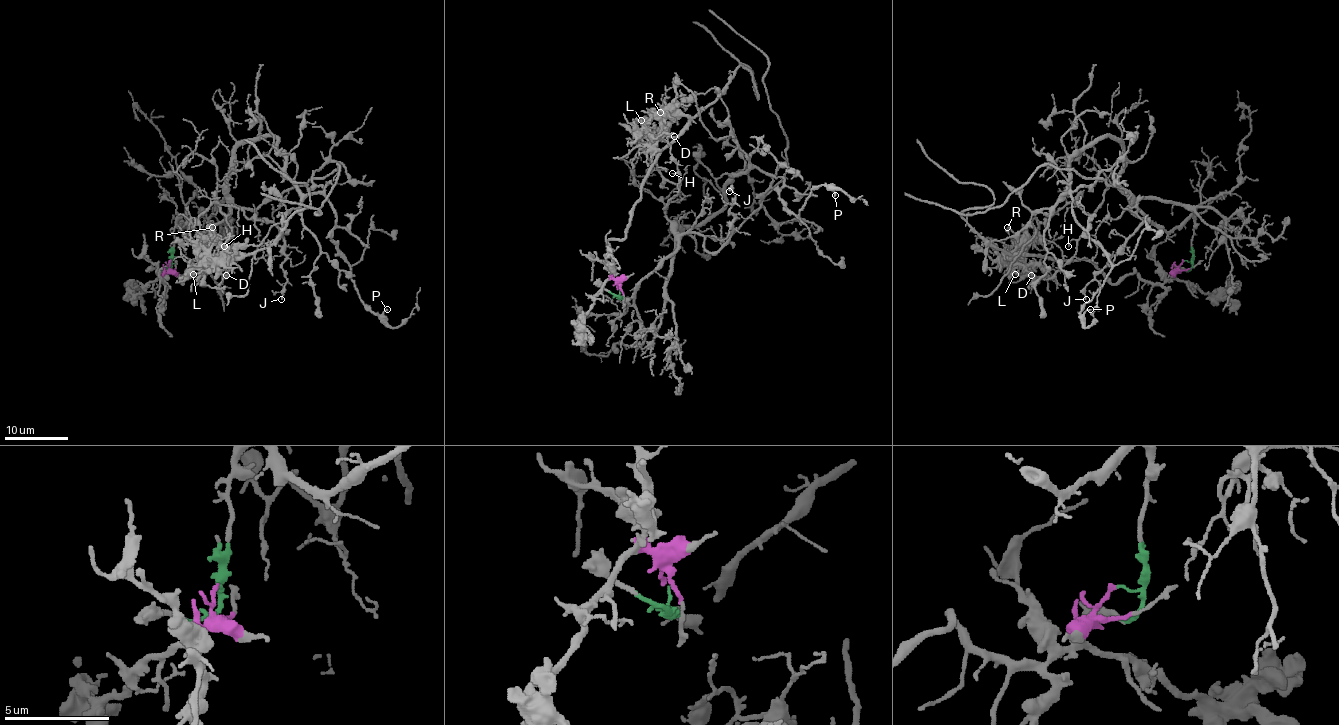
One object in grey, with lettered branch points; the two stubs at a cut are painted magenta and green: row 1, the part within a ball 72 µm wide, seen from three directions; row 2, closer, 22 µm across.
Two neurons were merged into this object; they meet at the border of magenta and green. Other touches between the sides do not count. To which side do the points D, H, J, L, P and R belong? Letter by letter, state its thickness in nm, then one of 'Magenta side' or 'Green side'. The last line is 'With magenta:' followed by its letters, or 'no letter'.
D: Thickness 220 nm. Magenta side
H: Thickness 110 nm. Green side
J: Thickness 130 nm. Green side
L: Thickness 150 nm. Magenta side
P: Thickness 140 nm. Green side
R: Thickness 110 nm. Magenta side
With magenta: D, L, R

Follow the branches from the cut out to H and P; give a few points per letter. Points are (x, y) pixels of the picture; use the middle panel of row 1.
H: (619, 290), (620, 298), (627, 299), (678, 243), (665, 208), (679, 191), (679, 177), (671, 173)
P: (619, 290), (632, 296), (684, 234), (732, 234), (773, 177), (796, 216), (813, 189), (826, 185), (836, 196)

